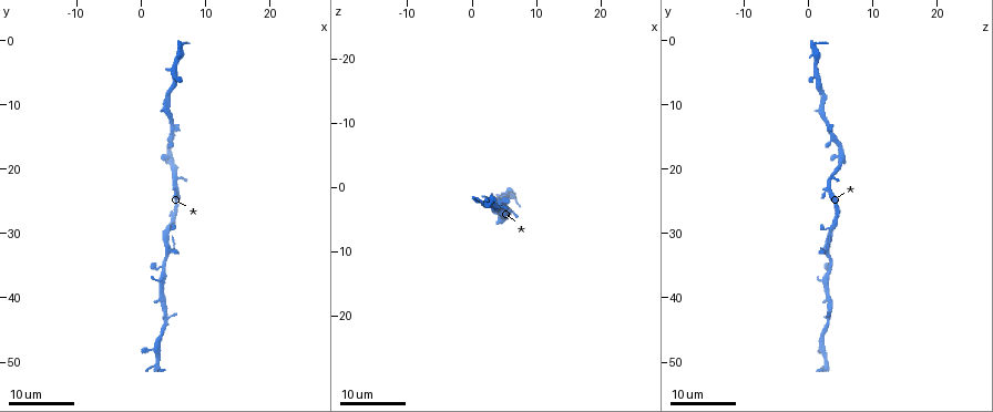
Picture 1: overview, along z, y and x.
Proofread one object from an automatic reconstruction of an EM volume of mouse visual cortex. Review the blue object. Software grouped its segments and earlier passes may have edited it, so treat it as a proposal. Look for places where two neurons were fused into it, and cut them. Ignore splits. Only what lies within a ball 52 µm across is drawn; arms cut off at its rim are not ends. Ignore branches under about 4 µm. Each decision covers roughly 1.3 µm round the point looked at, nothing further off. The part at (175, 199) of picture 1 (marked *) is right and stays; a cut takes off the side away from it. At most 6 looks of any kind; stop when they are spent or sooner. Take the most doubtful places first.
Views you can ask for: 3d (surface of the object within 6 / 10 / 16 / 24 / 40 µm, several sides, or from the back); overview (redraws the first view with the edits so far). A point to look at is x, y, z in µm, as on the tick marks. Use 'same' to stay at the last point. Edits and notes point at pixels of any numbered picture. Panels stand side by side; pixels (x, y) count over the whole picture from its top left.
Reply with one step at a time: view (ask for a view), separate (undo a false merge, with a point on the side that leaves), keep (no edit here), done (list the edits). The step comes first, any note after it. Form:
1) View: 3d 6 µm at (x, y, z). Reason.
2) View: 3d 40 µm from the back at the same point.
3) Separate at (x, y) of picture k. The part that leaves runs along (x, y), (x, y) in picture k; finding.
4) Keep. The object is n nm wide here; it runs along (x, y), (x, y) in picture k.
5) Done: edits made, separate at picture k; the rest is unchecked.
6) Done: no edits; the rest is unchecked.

View: 3d 24 µm at (3.5, 41.5, 3.5).

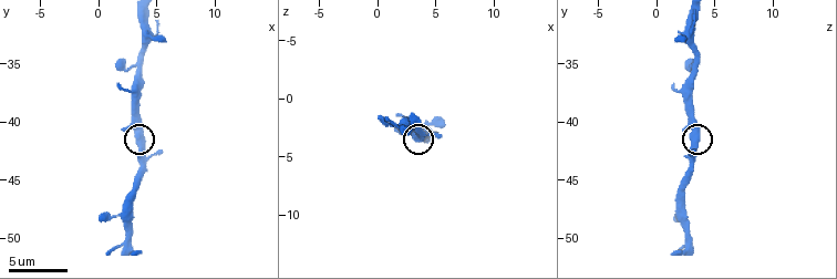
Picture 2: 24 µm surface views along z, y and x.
View: 3d 10 µm at (3.8, 42.0, 3.0). Closer look.

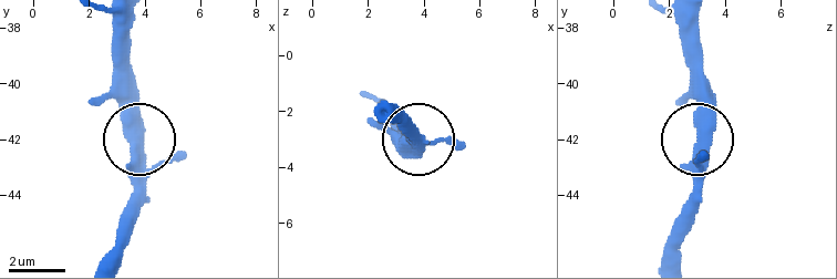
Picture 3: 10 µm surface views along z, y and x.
Keep. The object is 490 nm wide here; it runs along (130, 24), (136, 207) in picture 3; one neuron here.

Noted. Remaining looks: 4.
View: 3d 16 µm at (5.0, 12.5, 3.0). A narrow waist.

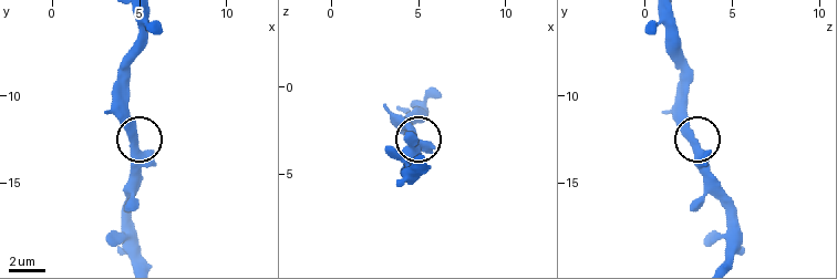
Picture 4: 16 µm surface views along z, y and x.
View: 3d 6 µm at (4.7, 12.6, 2.9).

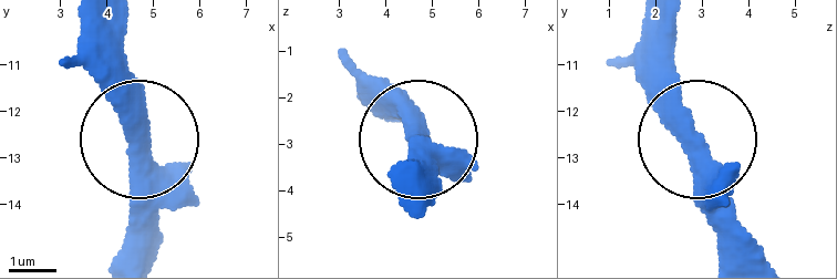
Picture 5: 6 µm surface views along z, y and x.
Keep. All the same neuron.

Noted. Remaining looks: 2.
View: 3d 16 µm at (4.5, 7.5, 2.0). Narrows sharply.

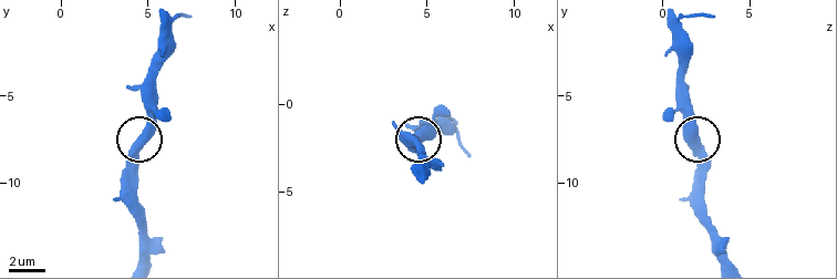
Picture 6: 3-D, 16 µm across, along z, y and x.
View: 3d 10 µm at (4.8, 7.3, 1.9).

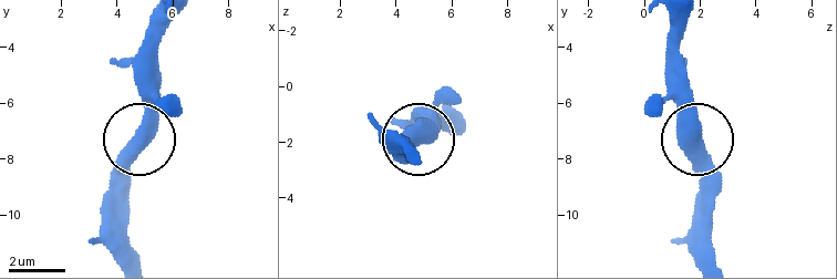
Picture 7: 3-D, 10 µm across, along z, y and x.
Keep. It runs along (715, 257), (709, 235), (709, 164), (686, 114), (680, 52) in picture 7; one neuron here.

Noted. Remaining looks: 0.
Done: no edits; the rest is unchecked.

